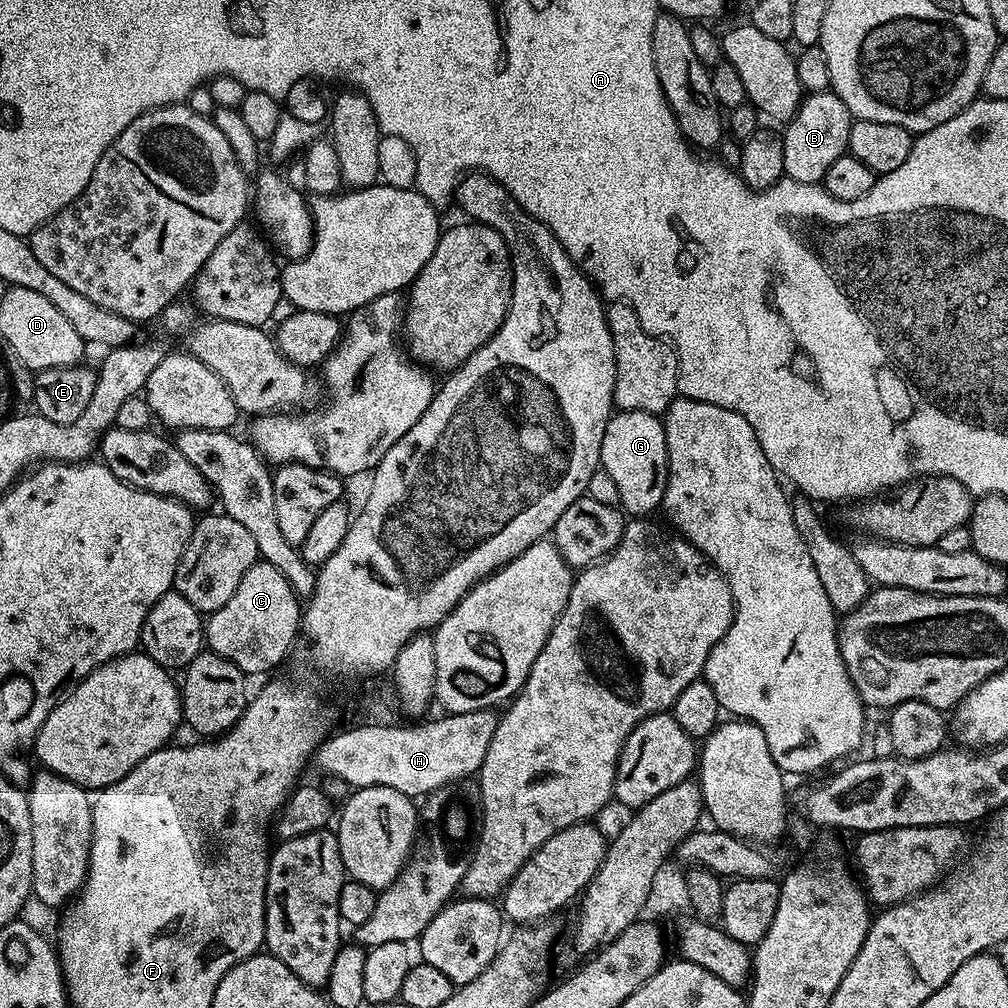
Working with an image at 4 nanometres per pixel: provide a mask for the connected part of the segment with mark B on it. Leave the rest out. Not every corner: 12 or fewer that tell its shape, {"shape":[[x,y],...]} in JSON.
{"shape":[[808,92],[783,129],[784,176],[820,184],[854,117]]}

